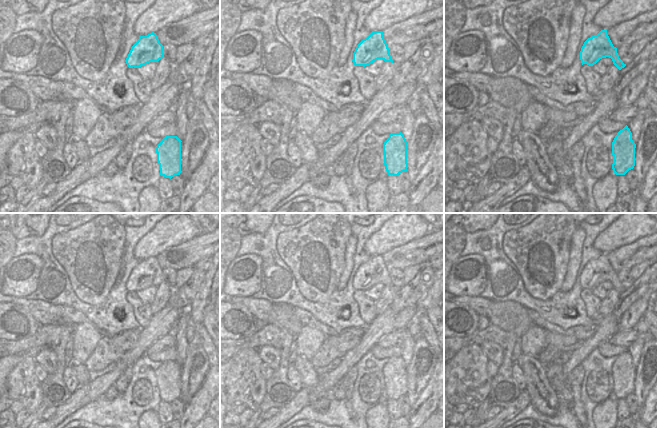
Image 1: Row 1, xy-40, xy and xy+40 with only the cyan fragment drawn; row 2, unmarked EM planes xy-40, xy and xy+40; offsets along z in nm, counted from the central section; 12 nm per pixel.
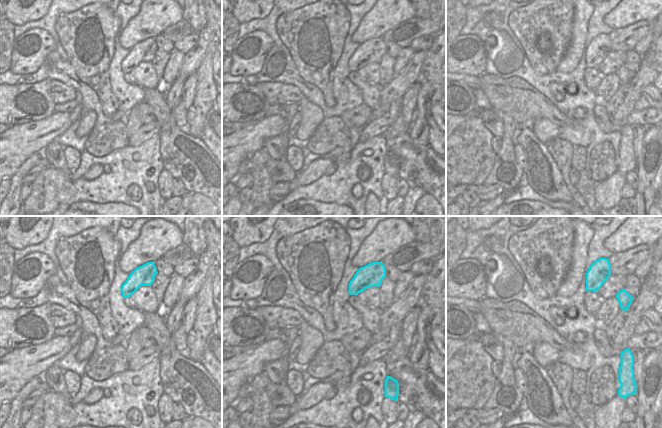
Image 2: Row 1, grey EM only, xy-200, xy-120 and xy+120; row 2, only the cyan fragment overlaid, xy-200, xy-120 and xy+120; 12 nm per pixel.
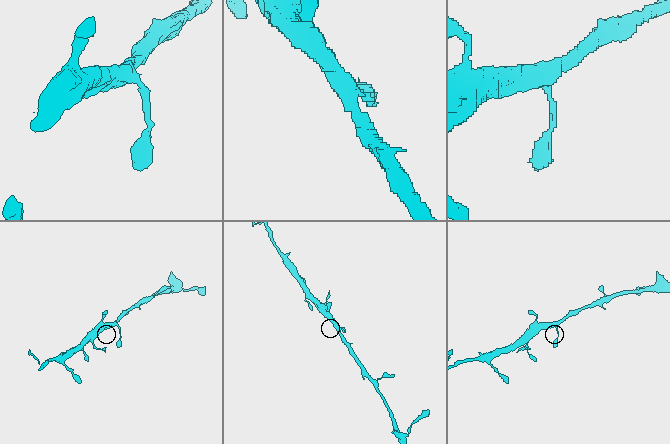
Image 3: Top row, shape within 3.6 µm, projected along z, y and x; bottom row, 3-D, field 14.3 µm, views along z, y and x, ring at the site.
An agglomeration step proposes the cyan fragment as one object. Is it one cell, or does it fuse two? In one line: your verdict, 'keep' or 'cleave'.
keep

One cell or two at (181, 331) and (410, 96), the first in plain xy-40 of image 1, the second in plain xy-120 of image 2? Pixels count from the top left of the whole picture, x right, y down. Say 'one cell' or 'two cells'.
one cell

